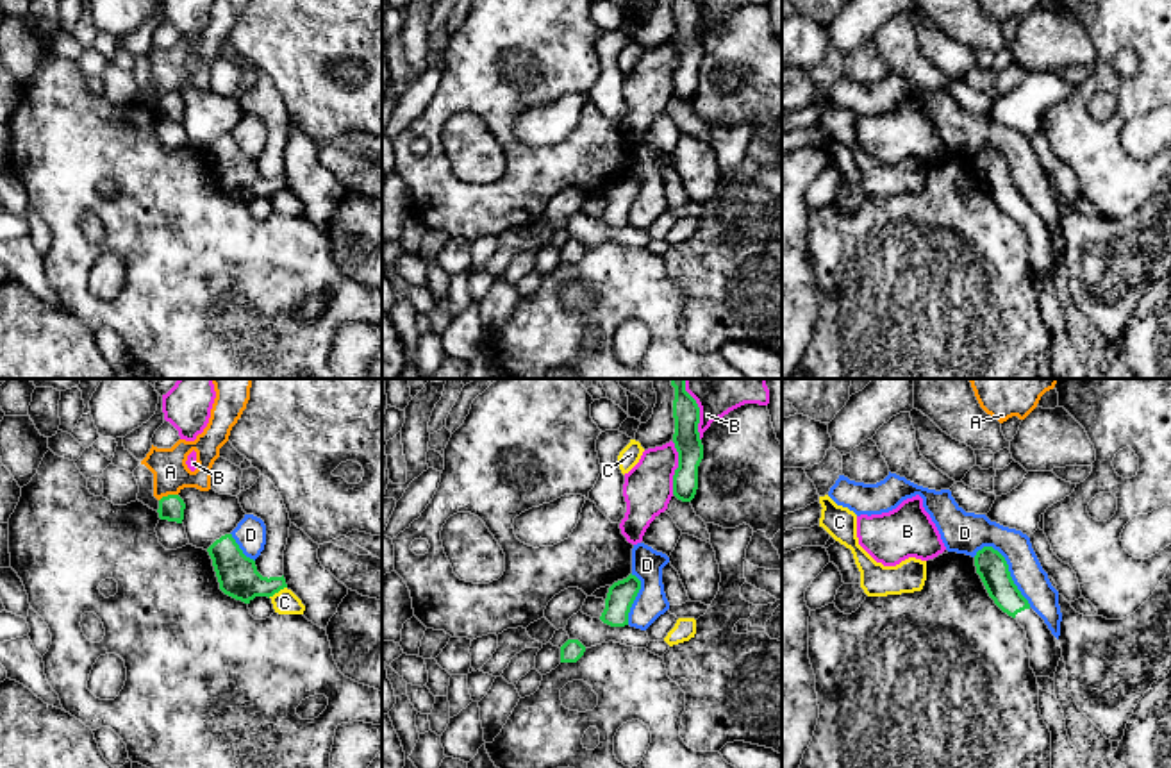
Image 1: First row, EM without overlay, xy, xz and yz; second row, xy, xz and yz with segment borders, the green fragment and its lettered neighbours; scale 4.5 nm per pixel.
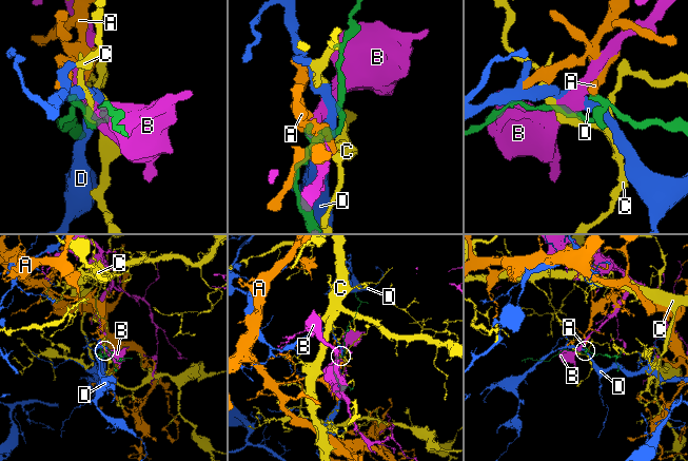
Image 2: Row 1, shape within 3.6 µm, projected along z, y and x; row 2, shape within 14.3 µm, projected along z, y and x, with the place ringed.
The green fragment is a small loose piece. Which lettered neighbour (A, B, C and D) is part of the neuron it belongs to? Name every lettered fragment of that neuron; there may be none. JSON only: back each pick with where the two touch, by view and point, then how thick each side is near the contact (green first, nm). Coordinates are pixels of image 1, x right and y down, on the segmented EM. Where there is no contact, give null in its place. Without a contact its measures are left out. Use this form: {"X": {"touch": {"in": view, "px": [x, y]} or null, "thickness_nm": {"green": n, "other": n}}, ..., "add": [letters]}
{"add": []}

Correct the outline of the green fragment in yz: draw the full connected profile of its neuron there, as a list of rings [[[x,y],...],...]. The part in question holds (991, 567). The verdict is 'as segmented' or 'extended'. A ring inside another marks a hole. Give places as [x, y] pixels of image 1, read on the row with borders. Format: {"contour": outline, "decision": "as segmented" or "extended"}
{"contour": [[[984,547],[975,555],[975,566],[994,604],[1025,629],[1030,648],[1030,668],[1035,677],[1055,680],[1062,648],[1057,645],[1044,620],[1030,607],[1014,584],[1005,557],[992,547]]], "decision": "extended"}

